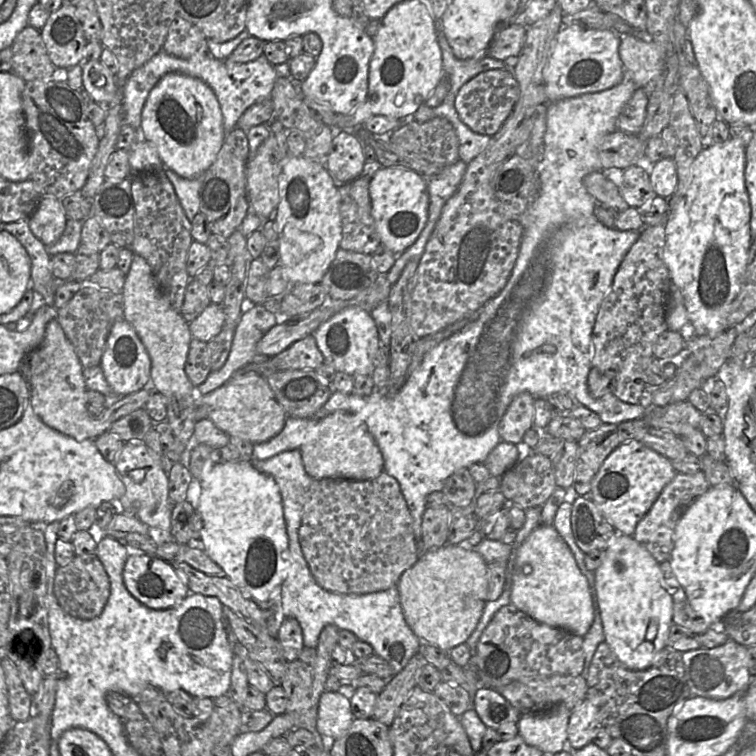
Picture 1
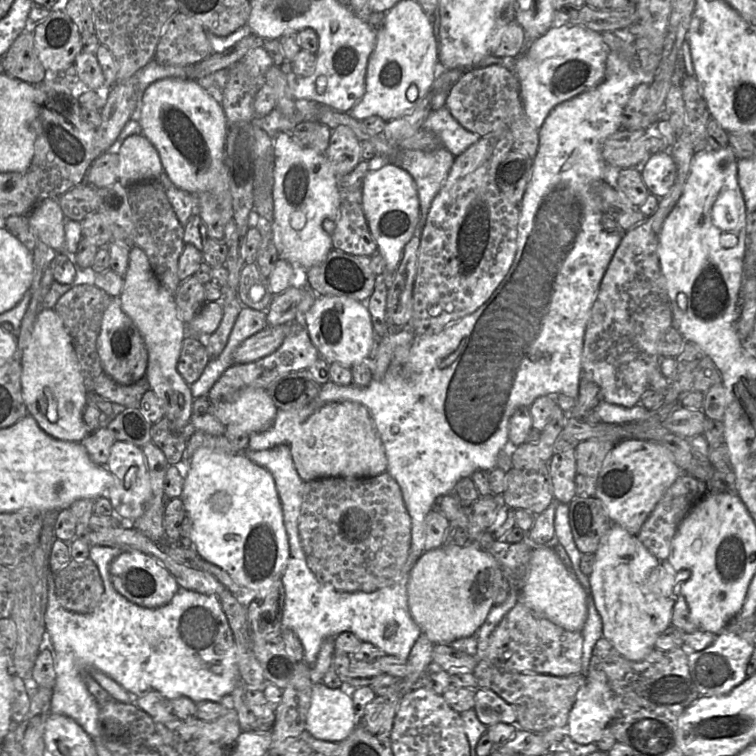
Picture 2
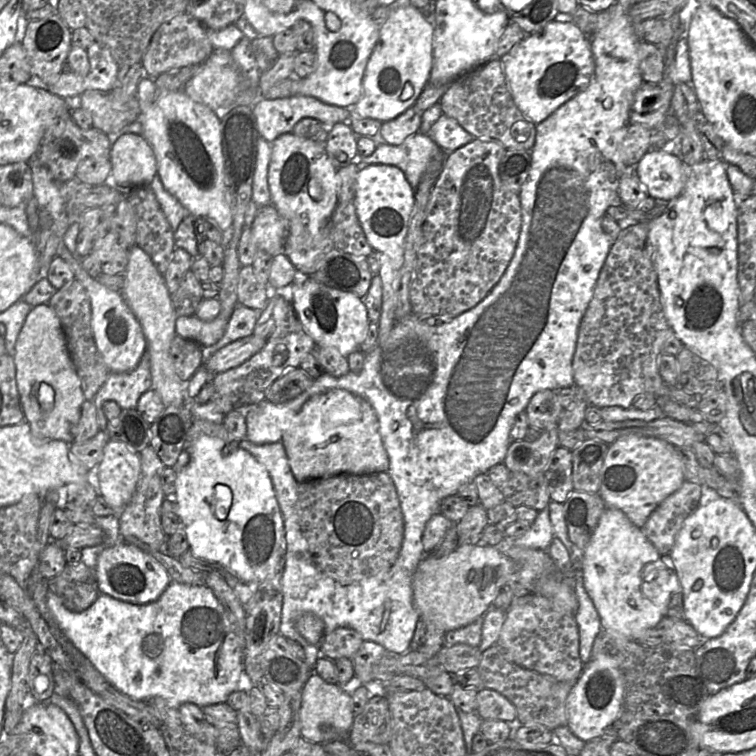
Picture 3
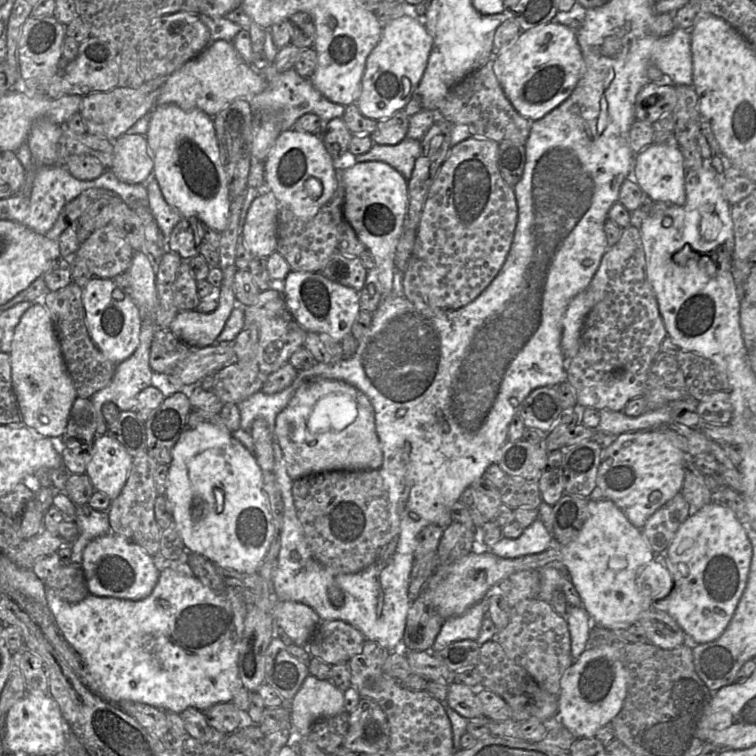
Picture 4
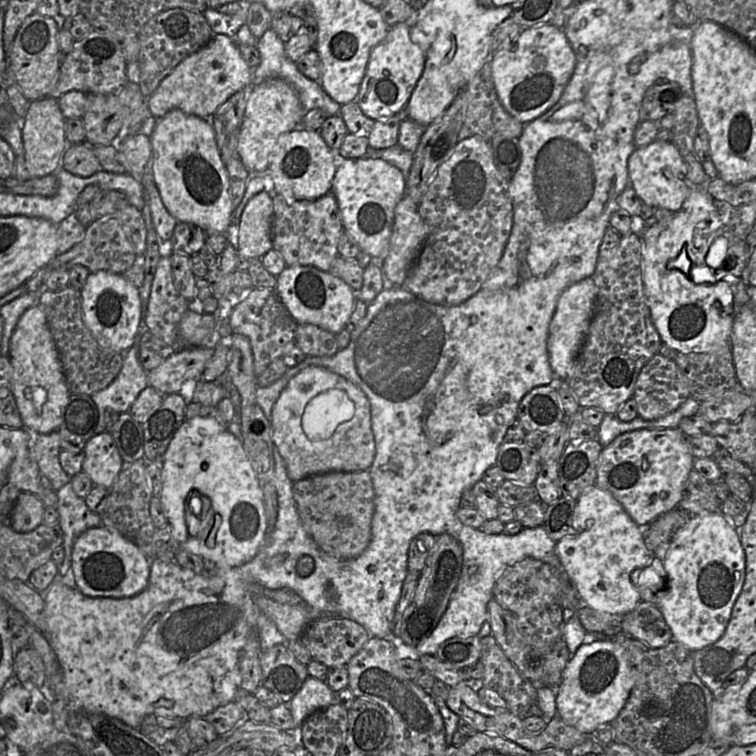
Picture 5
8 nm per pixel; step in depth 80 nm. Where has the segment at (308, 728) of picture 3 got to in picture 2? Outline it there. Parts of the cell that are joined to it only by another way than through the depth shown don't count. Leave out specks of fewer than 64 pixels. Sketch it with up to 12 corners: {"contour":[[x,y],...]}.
{"contour":[[313,684],[305,730],[340,743],[355,727],[350,691]]}

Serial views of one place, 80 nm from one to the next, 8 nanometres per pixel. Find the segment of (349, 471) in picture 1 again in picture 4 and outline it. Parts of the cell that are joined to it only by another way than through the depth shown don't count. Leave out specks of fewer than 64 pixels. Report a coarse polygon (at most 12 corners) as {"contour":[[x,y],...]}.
{"contour":[[338,379],[302,383],[274,440],[294,481],[379,470],[370,400]]}

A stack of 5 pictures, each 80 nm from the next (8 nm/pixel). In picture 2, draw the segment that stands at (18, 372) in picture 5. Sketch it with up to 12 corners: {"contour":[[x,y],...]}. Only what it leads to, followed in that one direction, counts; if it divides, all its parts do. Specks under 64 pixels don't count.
{"contour":[[54,309],[36,316],[21,360],[29,415],[80,443],[87,391]]}

